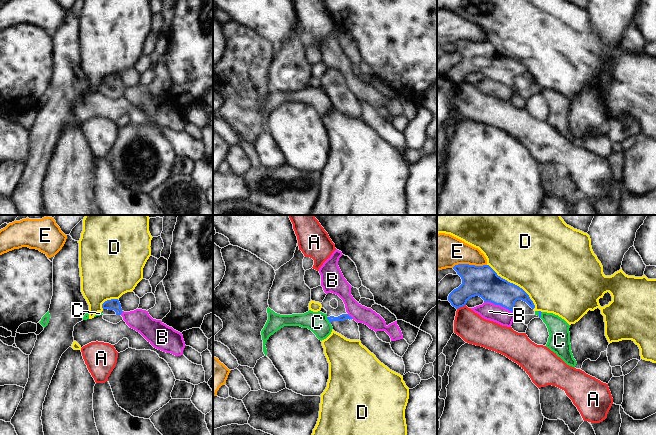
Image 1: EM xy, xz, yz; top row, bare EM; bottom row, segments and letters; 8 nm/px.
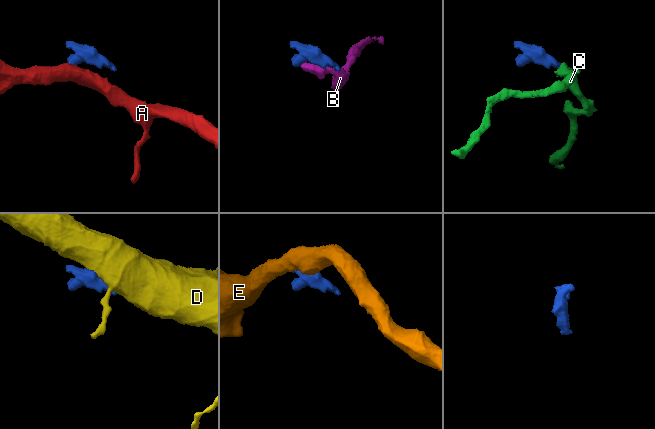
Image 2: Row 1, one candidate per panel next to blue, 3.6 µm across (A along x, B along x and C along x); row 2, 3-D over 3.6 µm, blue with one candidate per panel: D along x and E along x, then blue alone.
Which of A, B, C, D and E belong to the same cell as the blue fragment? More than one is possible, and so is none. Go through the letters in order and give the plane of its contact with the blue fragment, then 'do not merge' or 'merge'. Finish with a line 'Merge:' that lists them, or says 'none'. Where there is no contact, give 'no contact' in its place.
A: meets blue in yz; do not merge
B: meets blue in yz; do not merge
C: meets blue in xz; do not merge
D: meets blue in yz; do not merge
E: meets blue in yz; do not merge
Merge: none

